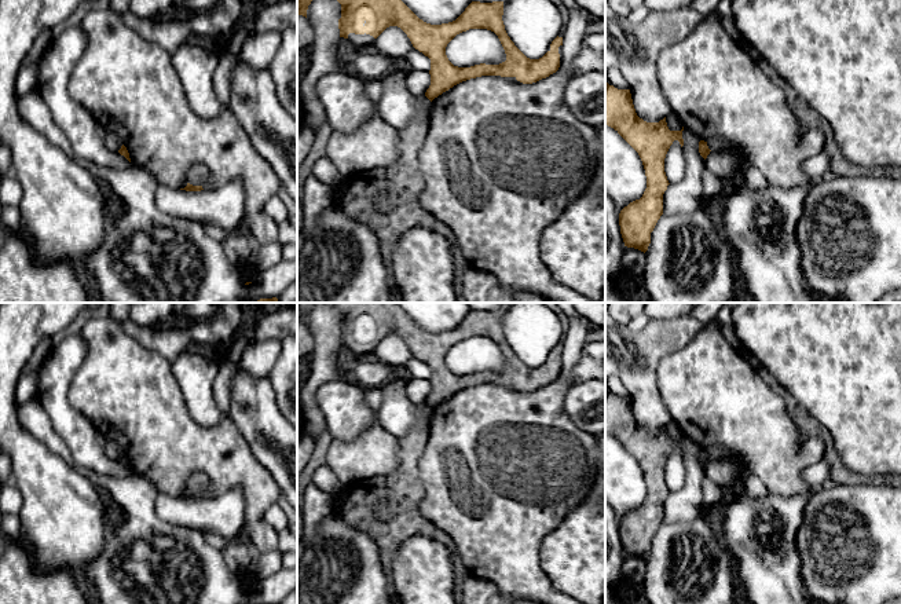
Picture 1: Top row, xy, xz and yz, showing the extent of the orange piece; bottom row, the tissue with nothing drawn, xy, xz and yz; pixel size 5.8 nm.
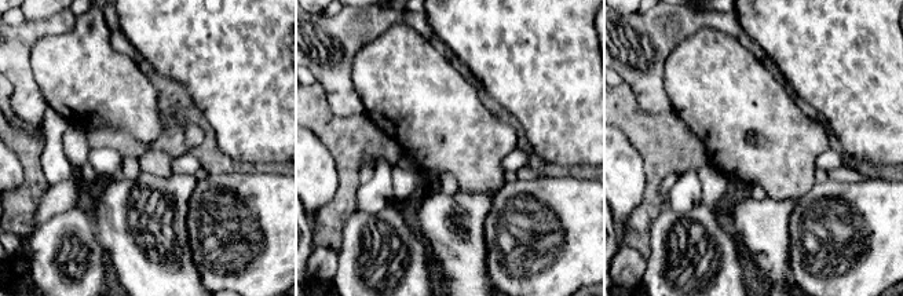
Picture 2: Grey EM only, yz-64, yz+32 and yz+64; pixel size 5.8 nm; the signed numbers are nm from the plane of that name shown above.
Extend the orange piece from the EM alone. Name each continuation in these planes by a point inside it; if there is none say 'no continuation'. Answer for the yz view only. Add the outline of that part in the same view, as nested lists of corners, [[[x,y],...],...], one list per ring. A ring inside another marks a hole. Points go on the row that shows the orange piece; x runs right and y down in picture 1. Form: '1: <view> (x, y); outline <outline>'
no continuation

